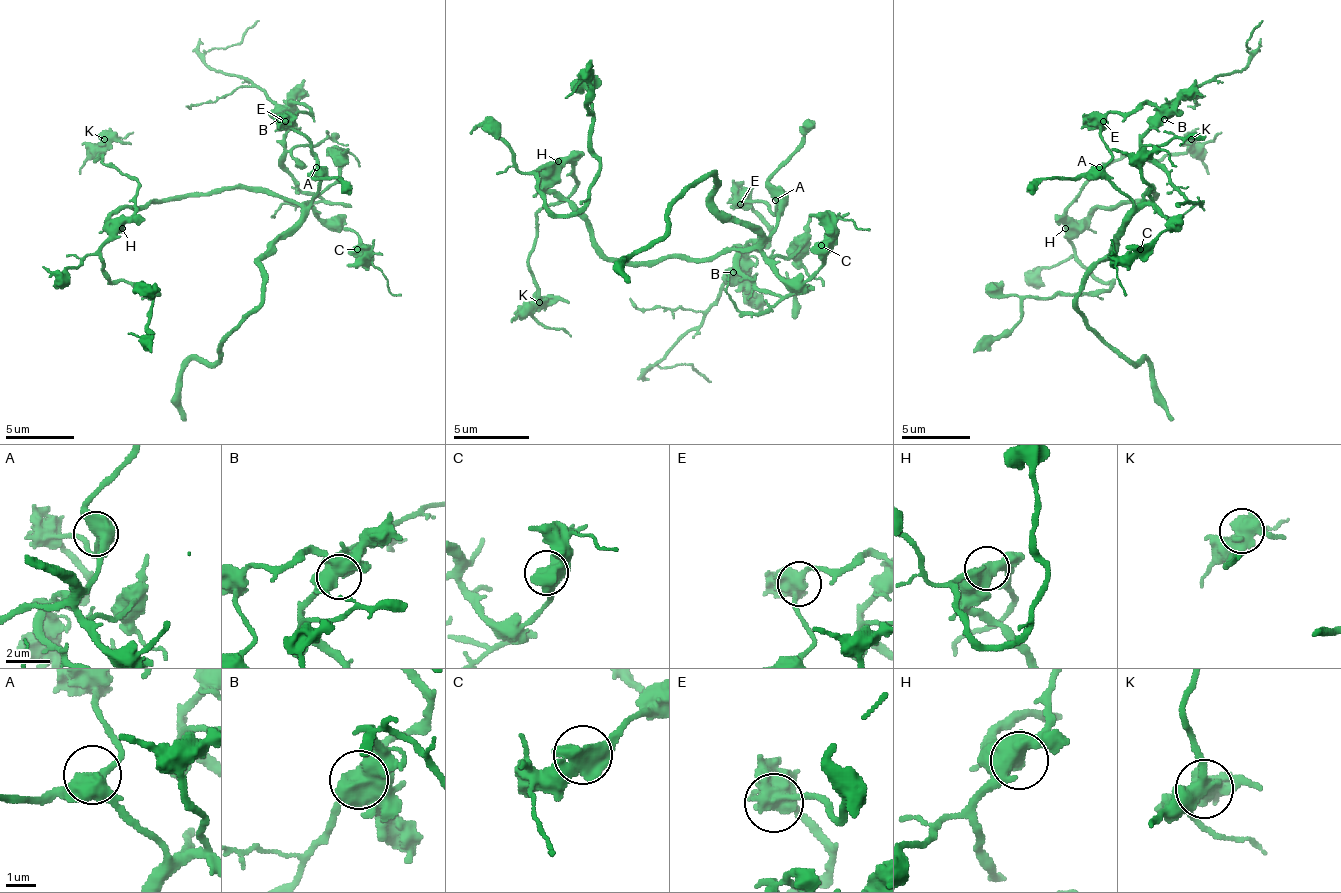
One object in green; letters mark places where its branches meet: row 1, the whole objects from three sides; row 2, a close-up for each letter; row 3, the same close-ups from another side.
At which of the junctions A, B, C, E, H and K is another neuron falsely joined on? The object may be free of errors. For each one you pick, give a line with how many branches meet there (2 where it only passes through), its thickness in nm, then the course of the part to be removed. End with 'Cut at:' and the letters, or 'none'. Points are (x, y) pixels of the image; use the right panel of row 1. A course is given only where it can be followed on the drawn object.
E: Branches: 3. Thickness 600 nm. Course of the part to remove: (1102, 122), (1109, 112), (1167, 109), (1249, 61), (1246, 44), (1263, 20)
Cut at: E

